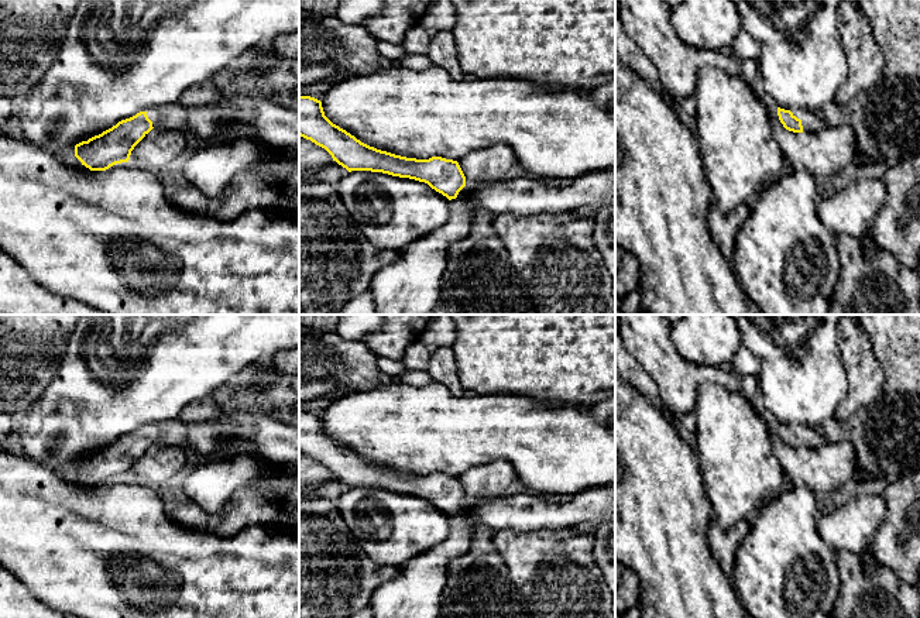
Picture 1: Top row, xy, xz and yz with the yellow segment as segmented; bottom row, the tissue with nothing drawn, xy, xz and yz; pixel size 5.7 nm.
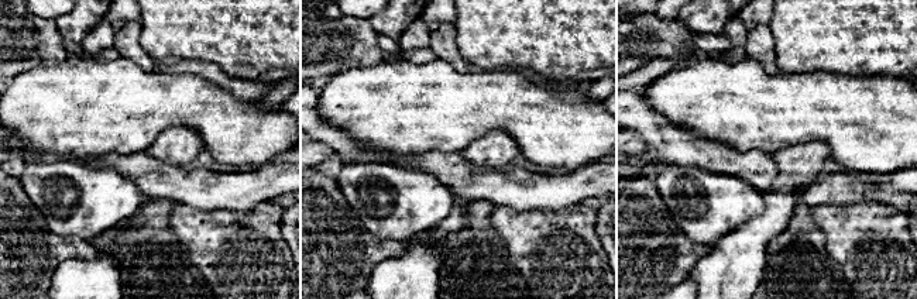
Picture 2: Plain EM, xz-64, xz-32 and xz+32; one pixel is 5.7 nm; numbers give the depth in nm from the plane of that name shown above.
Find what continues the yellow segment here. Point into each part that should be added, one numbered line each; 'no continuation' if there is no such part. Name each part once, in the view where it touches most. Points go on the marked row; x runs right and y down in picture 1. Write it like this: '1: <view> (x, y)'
1: yz (812, 123)

